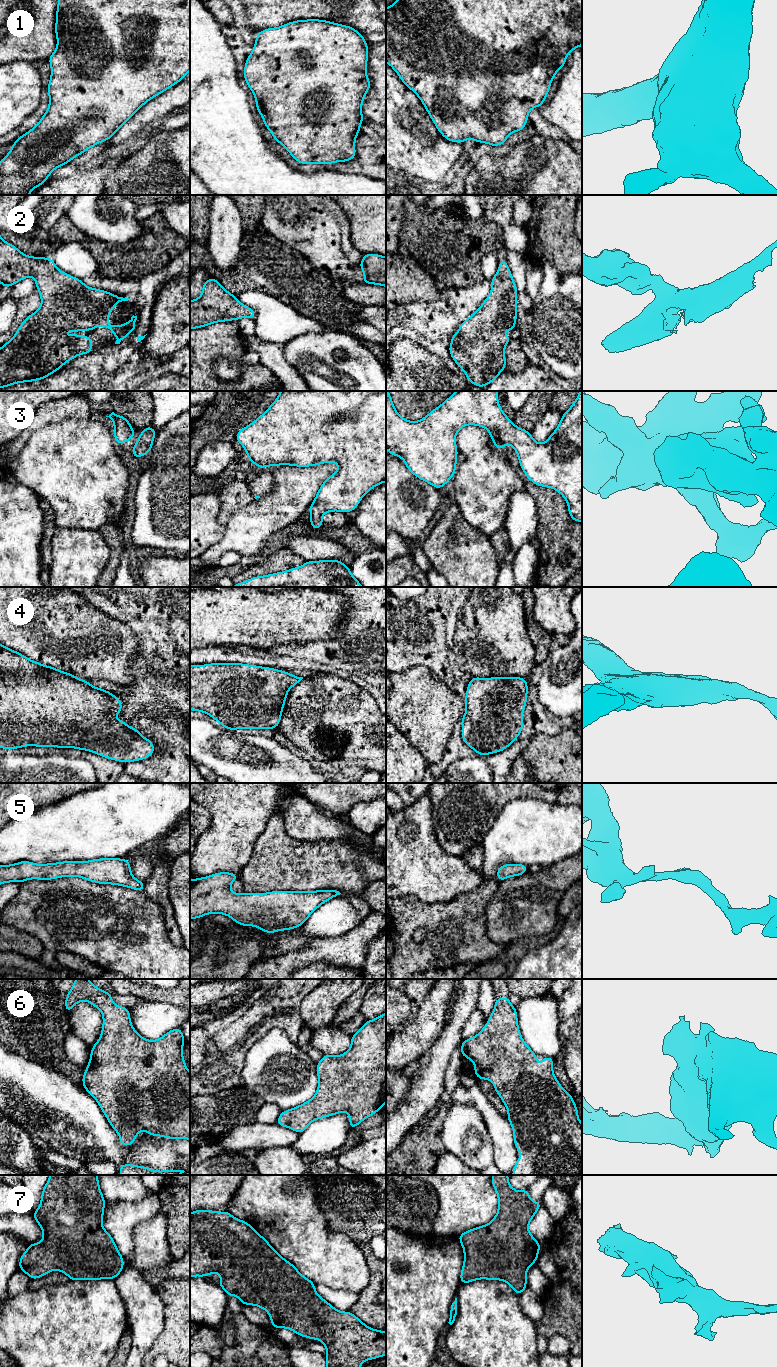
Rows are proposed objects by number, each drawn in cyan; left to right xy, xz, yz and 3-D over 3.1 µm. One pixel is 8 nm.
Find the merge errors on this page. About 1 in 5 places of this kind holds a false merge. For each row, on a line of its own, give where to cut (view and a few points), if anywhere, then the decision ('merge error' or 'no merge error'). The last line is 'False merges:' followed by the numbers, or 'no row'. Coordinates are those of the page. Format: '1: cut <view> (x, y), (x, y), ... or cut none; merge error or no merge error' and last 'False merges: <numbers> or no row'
1: cut none; no merge error
2: cut none; no merge error
3: cut none; no merge error
4: cut none; no merge error
5: cut none; no merge error
6: cut none; no merge error
7: cut none; no merge error
False merges: no row

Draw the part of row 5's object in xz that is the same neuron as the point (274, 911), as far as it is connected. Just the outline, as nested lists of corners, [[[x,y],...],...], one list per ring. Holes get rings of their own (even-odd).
[[[221,872],[190,880],[190,918],[197,919],[212,913],[225,914],[241,926],[256,926],[272,934],[302,926],[320,905],[341,894],[336,890],[308,892],[285,890],[236,894],[230,890],[230,885],[237,879],[239,879],[237,874]]]

